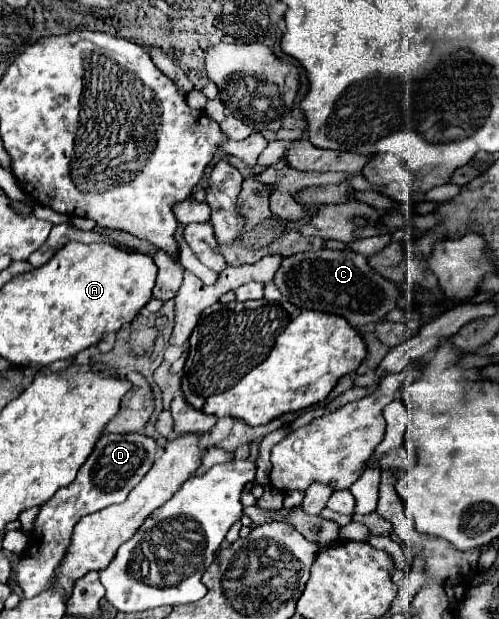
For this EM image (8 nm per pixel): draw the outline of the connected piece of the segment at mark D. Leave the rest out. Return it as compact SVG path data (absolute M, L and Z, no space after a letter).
M104 434L90 458L78 470L76 480L60 488L46 504L40 506L40 512L34 520L34 532L30 536L30 546L16 566L16 580L24 590L24 598L32 598L56 584L56 572L66 558L74 526L86 514L102 510L110 504L124 502L128 492L146 476L156 460L158 444L146 434Z

